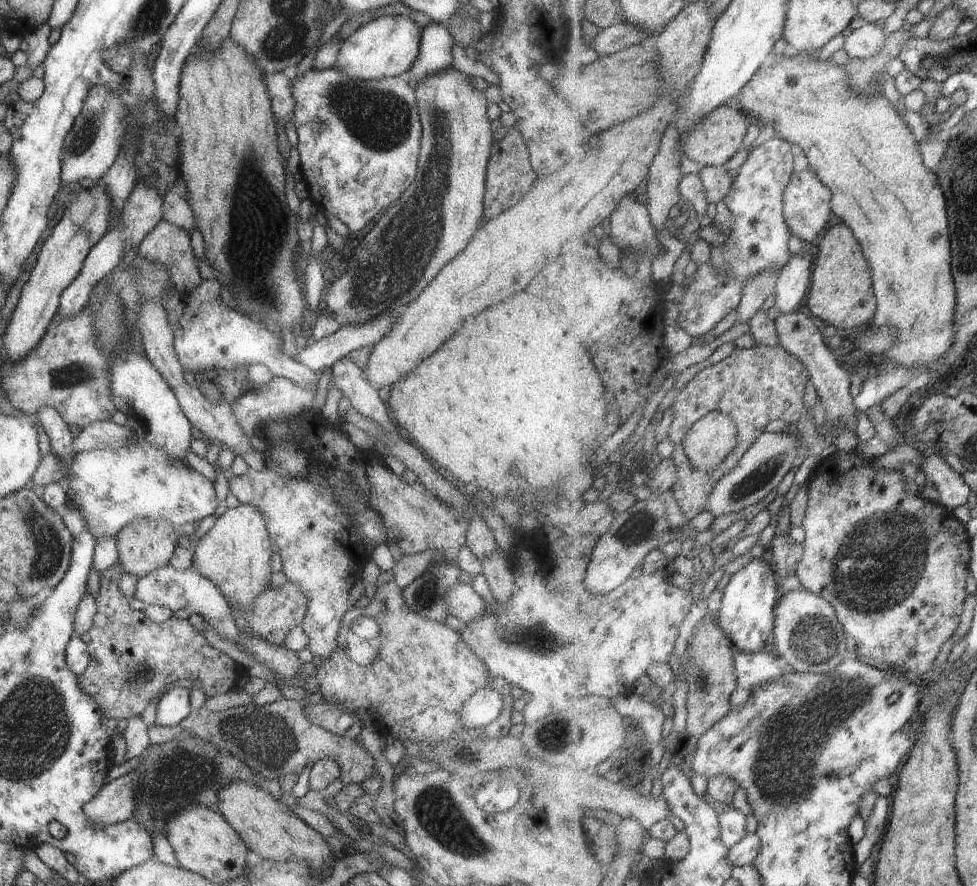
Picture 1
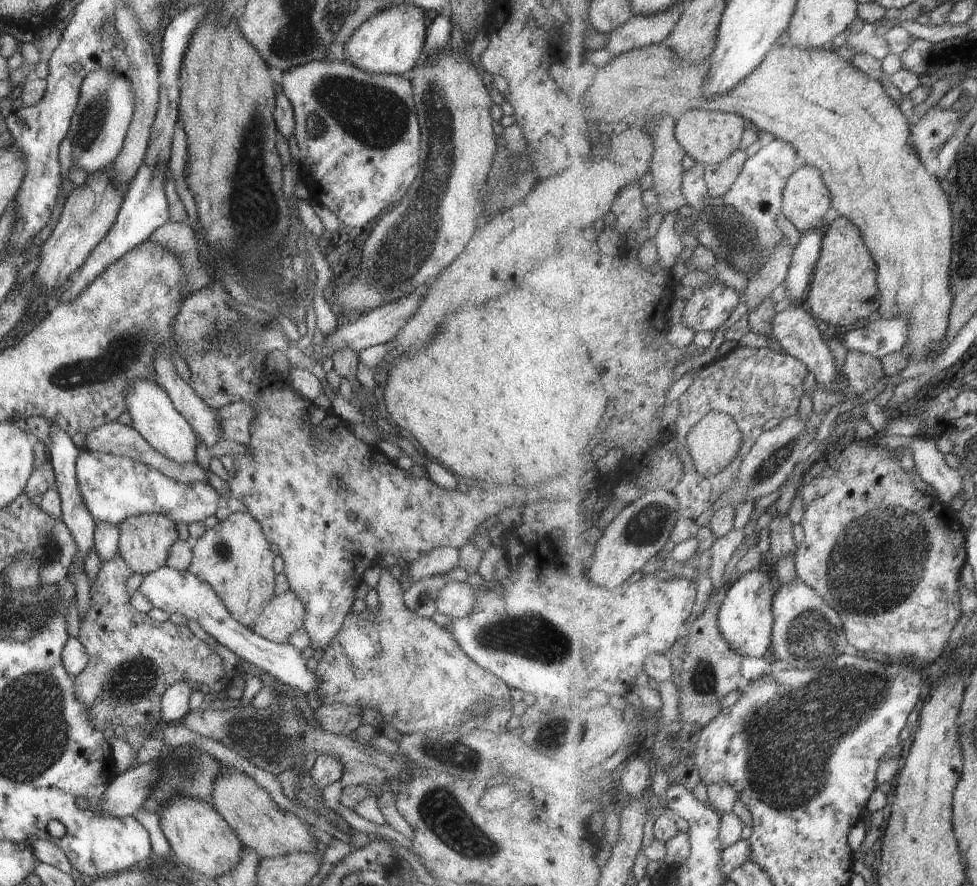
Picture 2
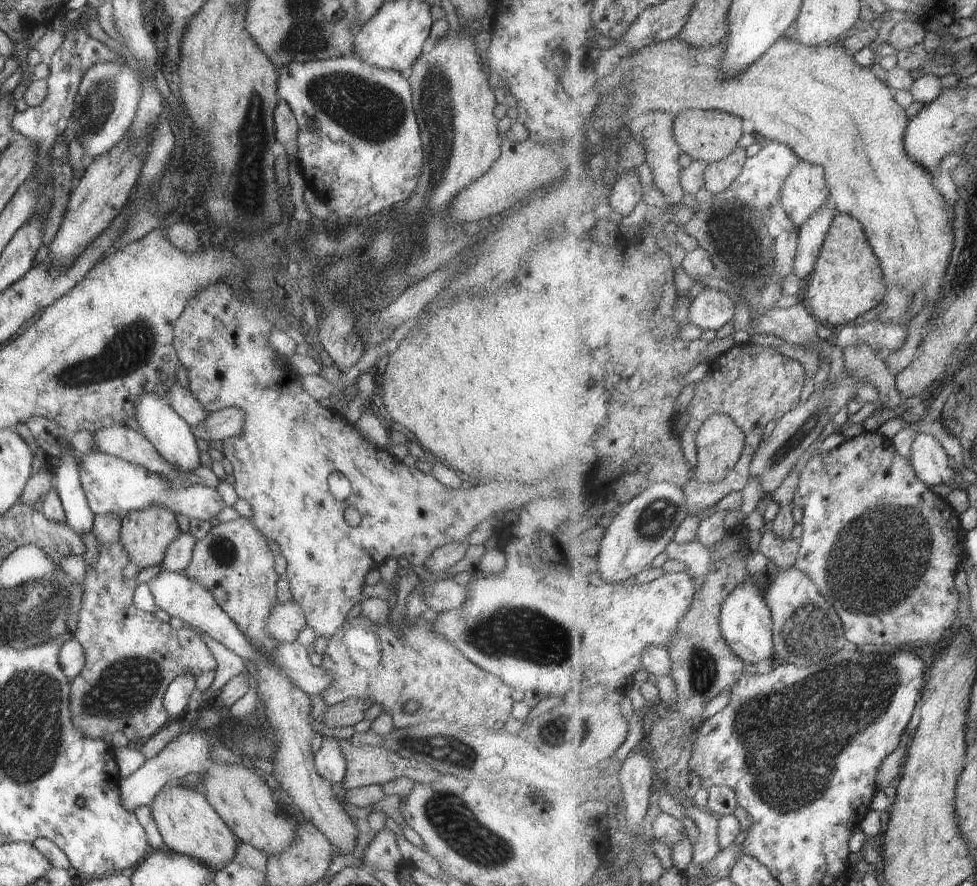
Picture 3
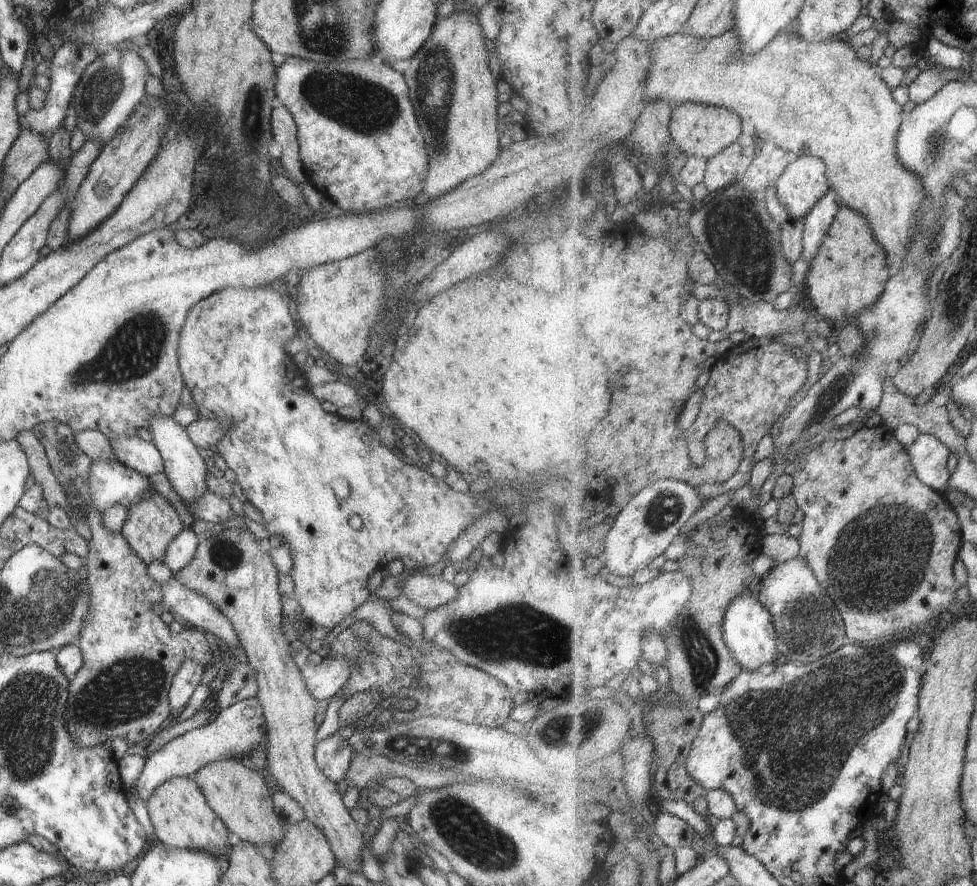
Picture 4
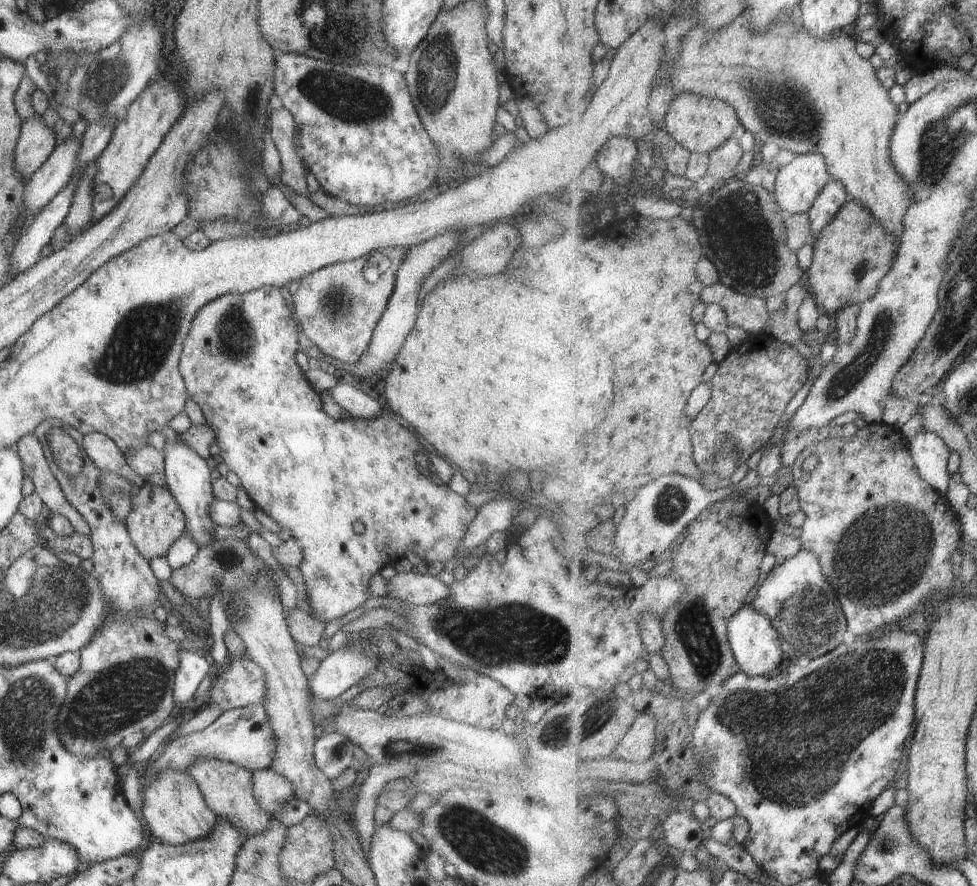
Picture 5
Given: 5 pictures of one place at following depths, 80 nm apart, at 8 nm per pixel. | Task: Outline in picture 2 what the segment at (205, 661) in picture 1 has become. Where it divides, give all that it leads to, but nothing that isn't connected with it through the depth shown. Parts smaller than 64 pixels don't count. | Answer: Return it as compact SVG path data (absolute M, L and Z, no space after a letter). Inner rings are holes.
M118 552L100 563L95 578L90 582L90 603L80 618L77 638L88 656L85 668L72 677L74 695L84 706L92 726L97 729L105 725L121 725L124 730L138 727L147 733L160 723L158 711L160 696L174 682L187 681L192 685L205 683L209 693L221 690L227 681L222 680L222 658L186 625L176 625L171 621L154 621L149 615L136 611L129 604L130 594L126 580L133 574L131 568Z

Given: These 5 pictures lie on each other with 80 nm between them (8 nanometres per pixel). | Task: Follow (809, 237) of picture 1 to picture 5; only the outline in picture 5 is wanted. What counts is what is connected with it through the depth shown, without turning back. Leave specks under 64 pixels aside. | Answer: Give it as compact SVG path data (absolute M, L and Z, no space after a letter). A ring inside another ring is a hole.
M809 152L804 155L797 155L788 165L778 170L774 182L776 202L784 213L791 215L808 214L831 179L832 176L829 174L823 154Z

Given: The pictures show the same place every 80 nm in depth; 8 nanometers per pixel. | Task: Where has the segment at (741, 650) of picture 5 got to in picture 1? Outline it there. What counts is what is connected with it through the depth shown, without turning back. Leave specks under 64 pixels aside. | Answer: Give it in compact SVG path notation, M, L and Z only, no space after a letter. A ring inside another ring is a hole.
M755 558L741 572L732 576L731 581L724 589L722 598L722 607L718 612L717 623L726 635L731 639L731 643L746 653L760 653L770 648L769 636L774 634L776 625L776 604L779 602L781 594L781 585L777 585L779 580L775 569L770 570L770 566L766 562L758 562Z

